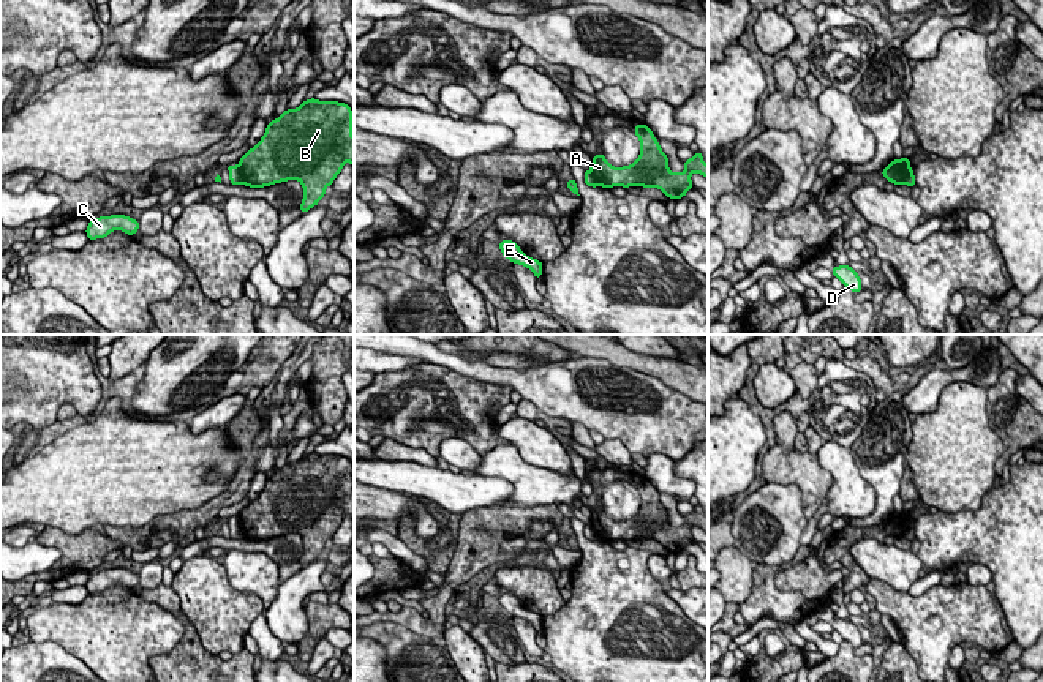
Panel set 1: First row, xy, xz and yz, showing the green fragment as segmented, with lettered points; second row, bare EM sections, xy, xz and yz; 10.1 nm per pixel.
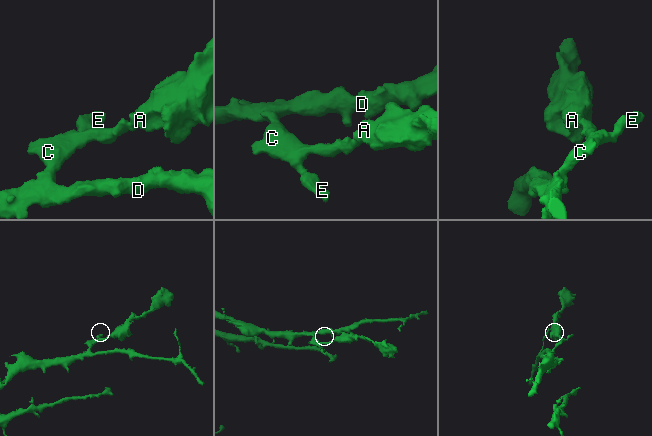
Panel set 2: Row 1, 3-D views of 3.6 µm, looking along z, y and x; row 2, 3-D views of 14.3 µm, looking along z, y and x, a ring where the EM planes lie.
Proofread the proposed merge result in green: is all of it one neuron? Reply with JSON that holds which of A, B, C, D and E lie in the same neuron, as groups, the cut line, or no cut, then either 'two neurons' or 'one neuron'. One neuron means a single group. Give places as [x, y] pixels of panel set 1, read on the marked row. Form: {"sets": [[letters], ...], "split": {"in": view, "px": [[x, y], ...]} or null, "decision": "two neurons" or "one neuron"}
{"sets": [["A", "B"], ["C", "D", "E"]], "split": {"in": "xy", "px": [[237, 166], [244, 183]]}, "decision": "two neurons"}

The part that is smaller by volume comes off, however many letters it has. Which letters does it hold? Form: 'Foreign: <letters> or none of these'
Foreign: A, B

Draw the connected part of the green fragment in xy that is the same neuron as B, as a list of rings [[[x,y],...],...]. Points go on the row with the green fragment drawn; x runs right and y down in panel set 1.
[[[311,98],[270,120],[239,167],[250,188],[299,180],[303,188],[299,208],[307,213],[326,196],[345,163],[354,167],[351,106]]]

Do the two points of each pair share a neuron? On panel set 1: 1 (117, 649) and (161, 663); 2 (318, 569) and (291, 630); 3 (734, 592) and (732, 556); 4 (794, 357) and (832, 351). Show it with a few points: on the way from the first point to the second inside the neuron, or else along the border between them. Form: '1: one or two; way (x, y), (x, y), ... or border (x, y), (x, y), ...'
1: two; border (182, 638), (168, 652), (155, 654), (149, 665)
2: one; way (302, 584), (291, 595), (291, 614)
3: one; way (734, 583), (732, 565)
4: one; way (803, 351), (822, 351)

